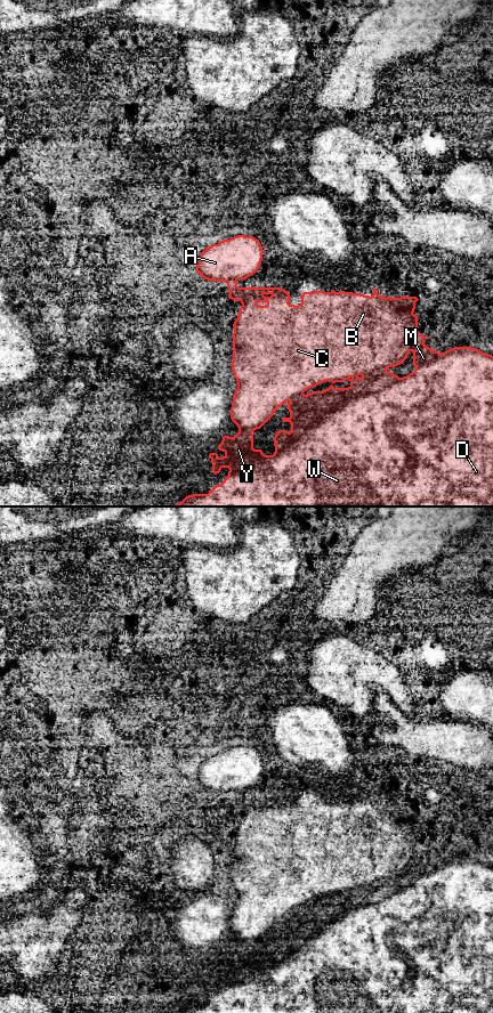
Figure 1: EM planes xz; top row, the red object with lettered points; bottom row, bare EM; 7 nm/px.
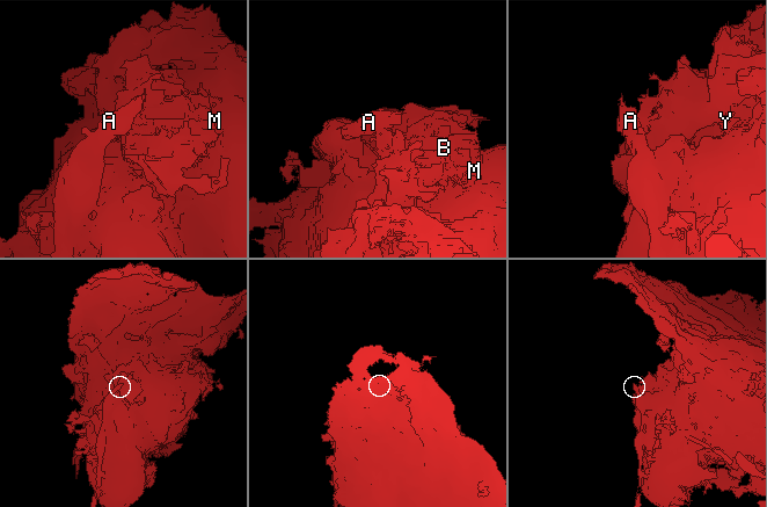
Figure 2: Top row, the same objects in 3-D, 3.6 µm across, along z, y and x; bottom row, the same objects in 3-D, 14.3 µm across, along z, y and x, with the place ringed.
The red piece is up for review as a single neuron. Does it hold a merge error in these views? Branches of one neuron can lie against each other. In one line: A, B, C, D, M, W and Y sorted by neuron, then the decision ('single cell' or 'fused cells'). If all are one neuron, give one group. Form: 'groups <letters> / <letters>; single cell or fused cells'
groups A / B C D M W Y; fused cells

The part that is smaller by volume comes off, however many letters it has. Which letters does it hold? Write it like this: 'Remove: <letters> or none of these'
Remove: A

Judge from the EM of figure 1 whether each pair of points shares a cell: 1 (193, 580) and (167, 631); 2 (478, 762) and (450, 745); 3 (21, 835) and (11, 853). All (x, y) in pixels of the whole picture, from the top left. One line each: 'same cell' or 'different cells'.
1: different cells
2: same cell
3: same cell

